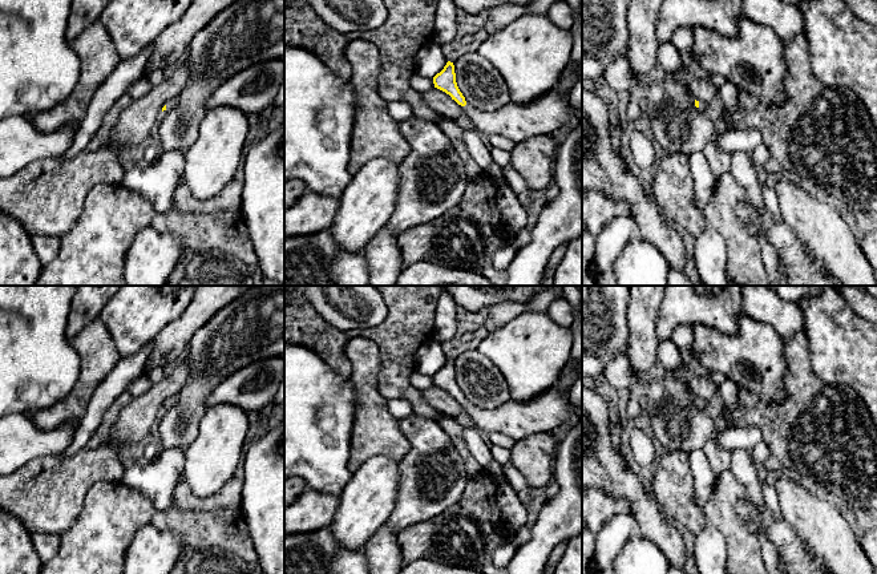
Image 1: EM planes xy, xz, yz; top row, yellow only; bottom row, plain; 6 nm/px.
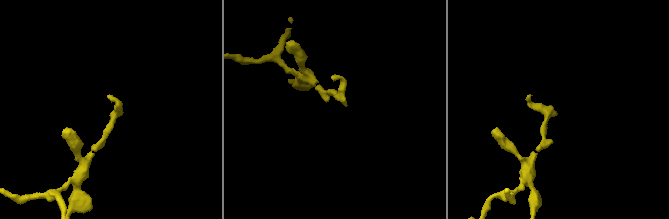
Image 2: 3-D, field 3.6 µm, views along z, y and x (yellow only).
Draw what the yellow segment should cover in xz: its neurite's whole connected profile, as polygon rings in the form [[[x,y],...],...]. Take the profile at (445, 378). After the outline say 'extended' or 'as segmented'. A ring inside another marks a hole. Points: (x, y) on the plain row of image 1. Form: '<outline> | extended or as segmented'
[[[450,359],[433,375],[433,381],[465,407],[478,430],[501,432],[516,441],[539,430],[550,432],[566,423],[571,413],[569,391],[559,388],[559,380],[534,399],[522,403],[508,401],[494,409],[484,409],[466,401]]] | extended

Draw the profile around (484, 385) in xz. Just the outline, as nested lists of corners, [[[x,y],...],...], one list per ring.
[[[477,349],[460,353],[454,360],[456,380],[468,403],[494,409],[510,401],[504,373]]]

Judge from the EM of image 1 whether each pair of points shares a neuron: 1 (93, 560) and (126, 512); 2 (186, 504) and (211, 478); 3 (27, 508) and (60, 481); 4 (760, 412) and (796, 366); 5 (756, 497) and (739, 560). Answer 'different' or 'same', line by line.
1: same
2: different
3: same
4: same
5: different

